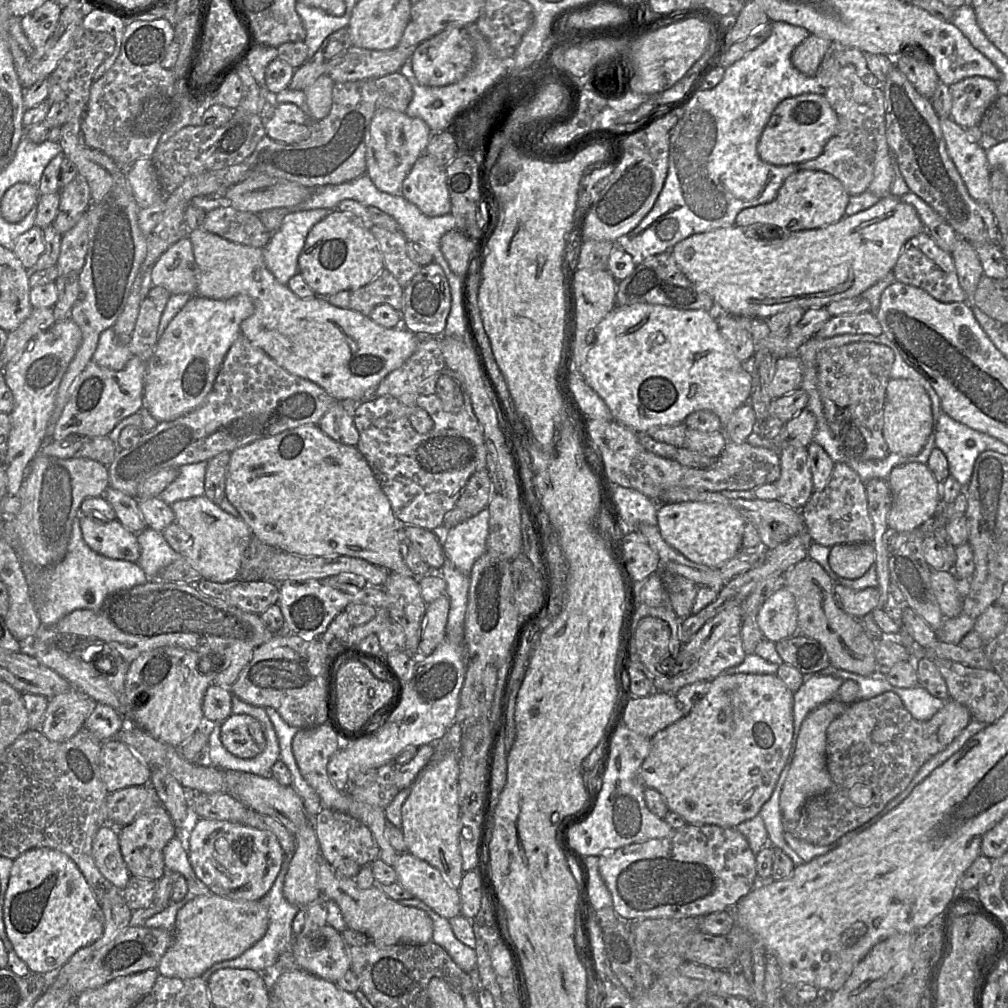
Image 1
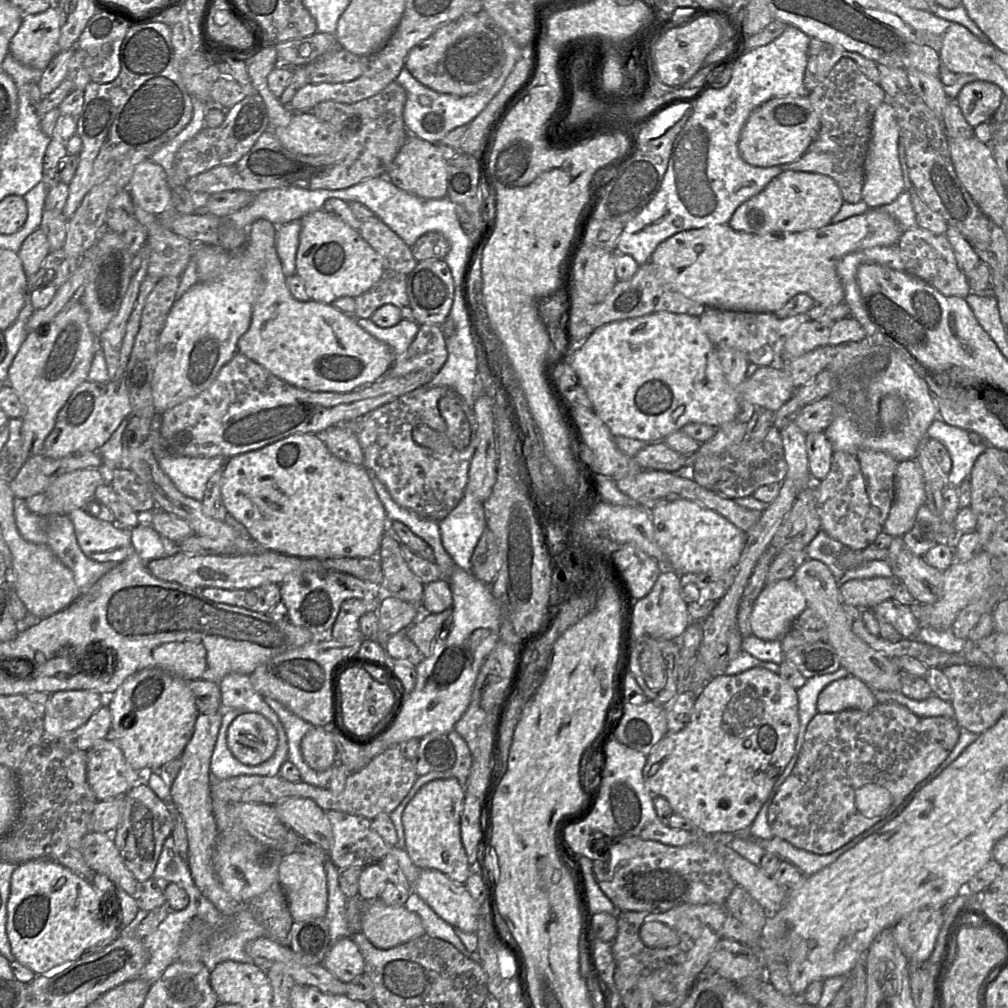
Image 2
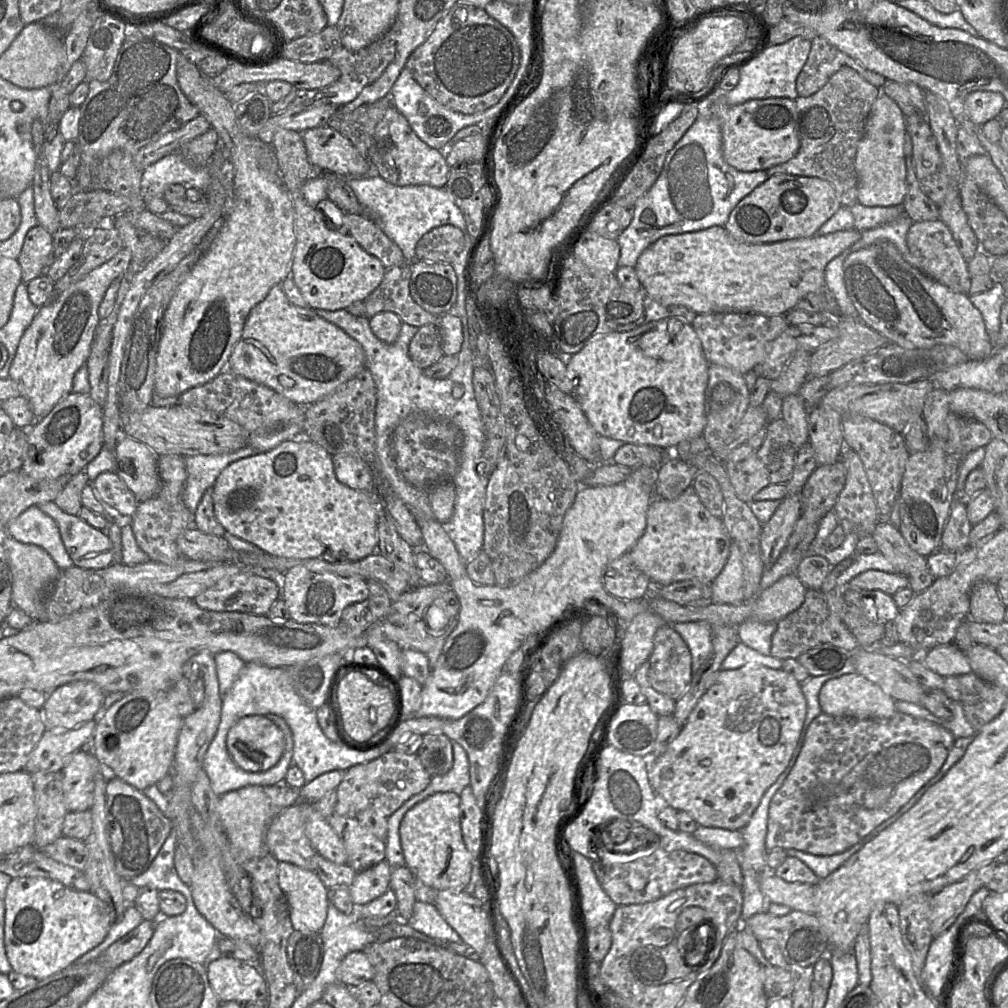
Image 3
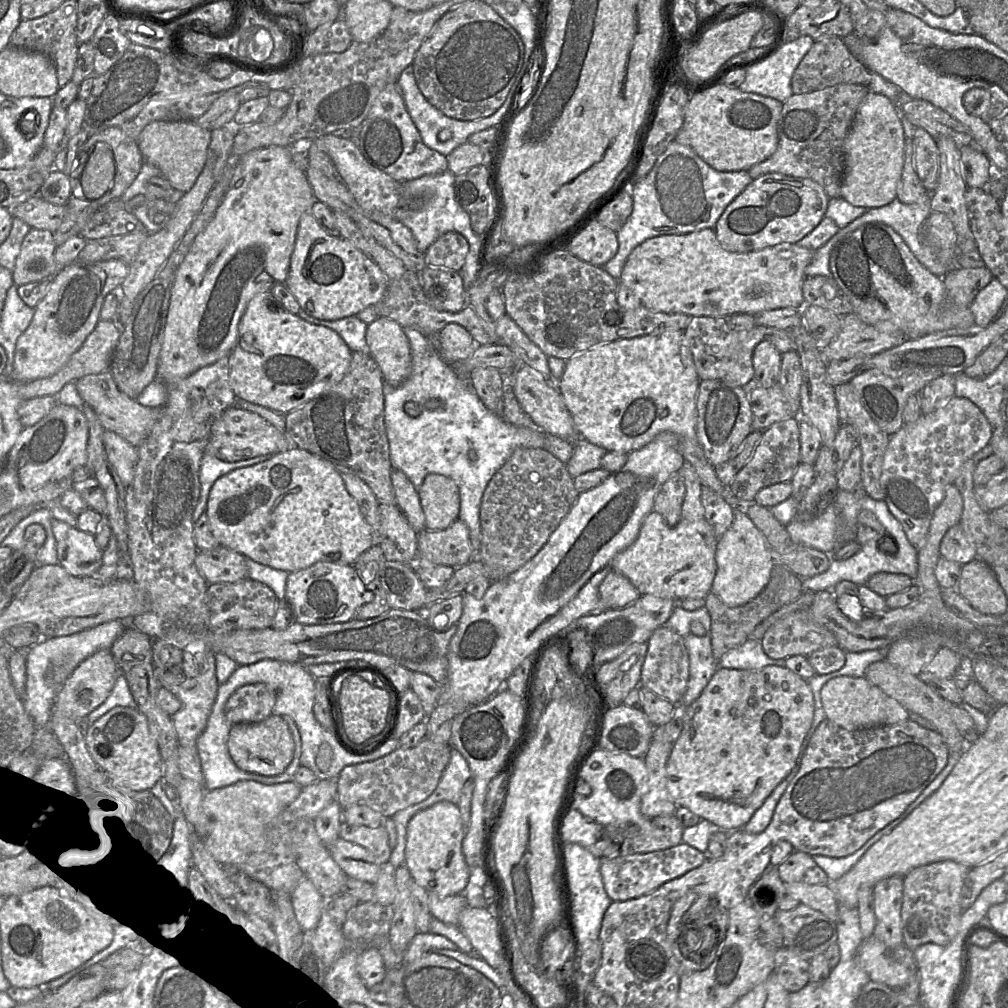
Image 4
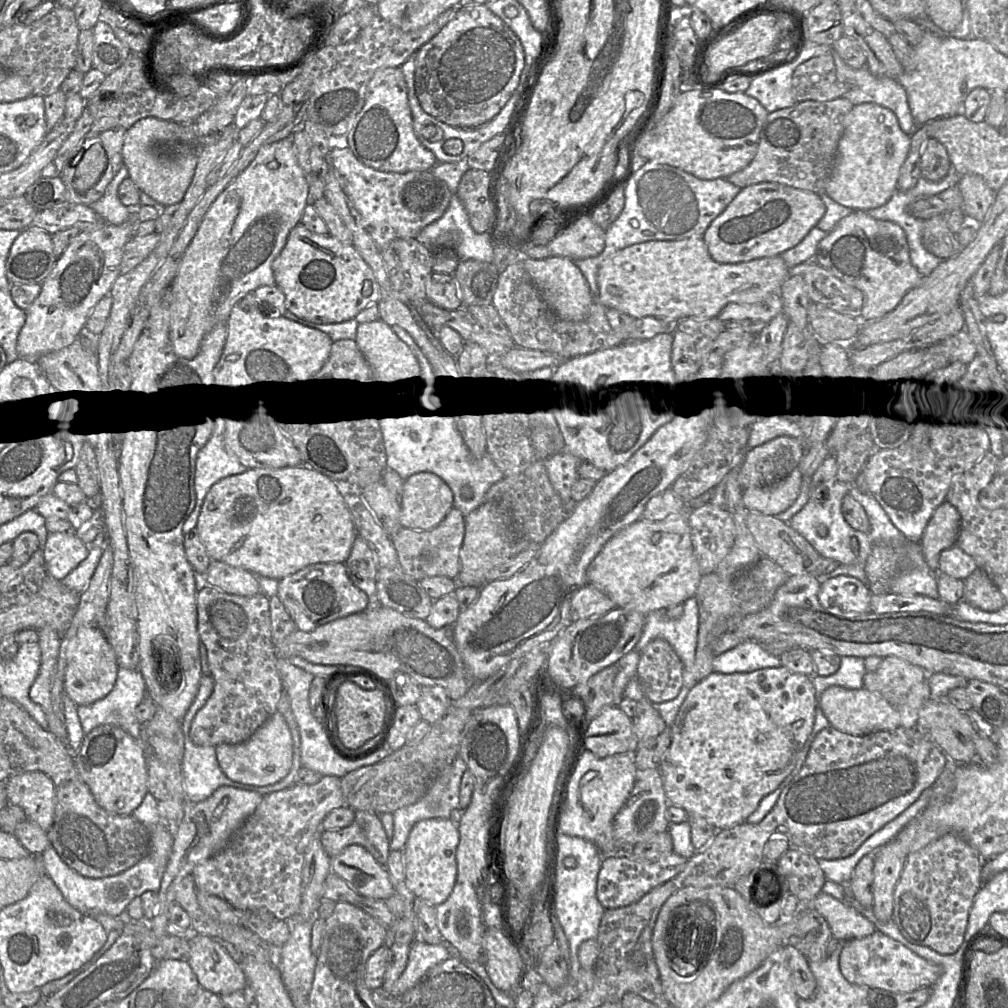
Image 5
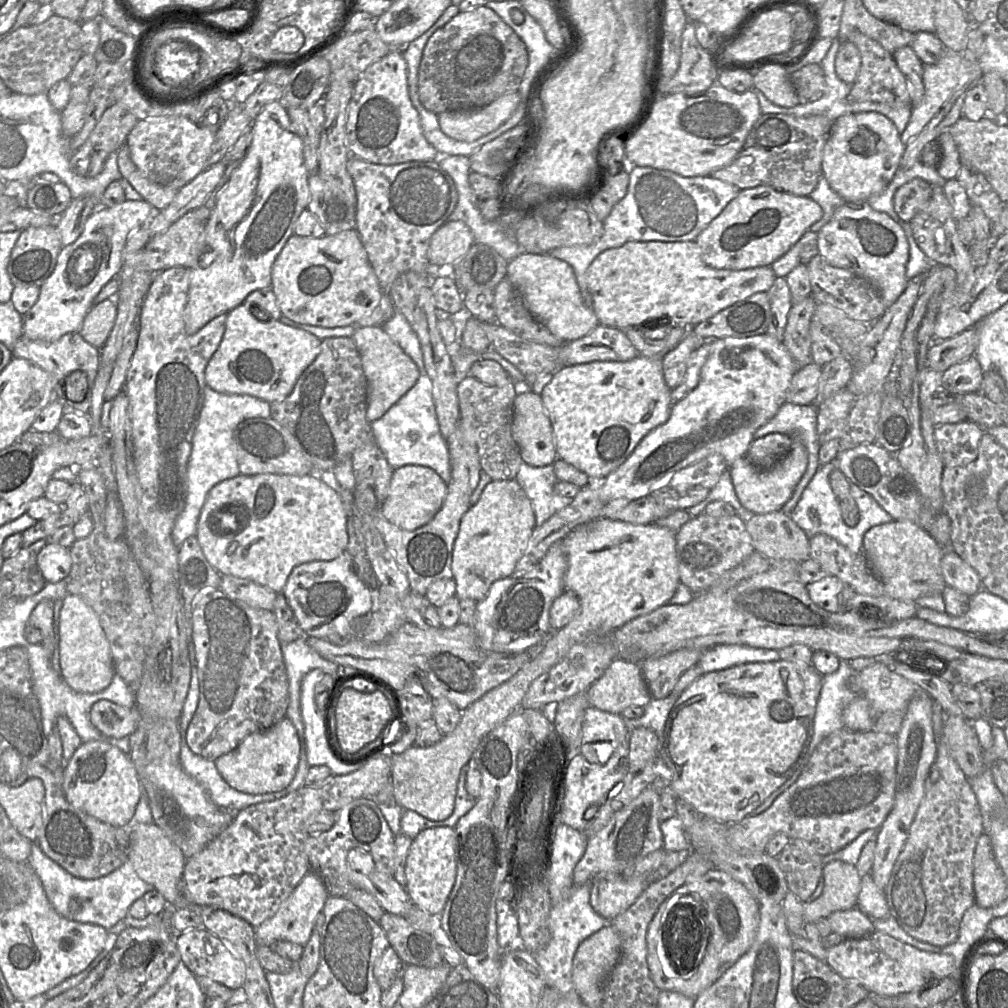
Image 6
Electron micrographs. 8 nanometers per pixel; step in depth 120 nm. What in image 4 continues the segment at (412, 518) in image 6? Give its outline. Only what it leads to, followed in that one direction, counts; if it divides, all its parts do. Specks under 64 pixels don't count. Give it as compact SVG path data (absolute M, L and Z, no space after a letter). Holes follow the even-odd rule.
M429 474L418 489L429 531L442 531L458 519L460 496L457 484L441 474Z

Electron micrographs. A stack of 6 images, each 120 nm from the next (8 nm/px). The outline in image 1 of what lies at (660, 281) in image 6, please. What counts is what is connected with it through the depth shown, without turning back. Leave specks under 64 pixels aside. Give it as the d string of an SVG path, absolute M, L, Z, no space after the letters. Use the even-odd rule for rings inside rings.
M883 197L870 208L844 216L828 226L786 233L774 240L758 240L736 225L697 233L675 244L671 252L686 277L708 293L718 309L737 316L768 319L792 308L821 308L833 301L862 294L893 271L905 243L924 231L915 210L899 197Z

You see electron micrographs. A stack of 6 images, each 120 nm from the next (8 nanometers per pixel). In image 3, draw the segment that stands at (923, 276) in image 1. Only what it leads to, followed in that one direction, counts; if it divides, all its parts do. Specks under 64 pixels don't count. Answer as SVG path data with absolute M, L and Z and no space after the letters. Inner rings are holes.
M940 220L913 222L906 236L910 253L918 260L919 270L952 291L967 294L971 276L949 228Z

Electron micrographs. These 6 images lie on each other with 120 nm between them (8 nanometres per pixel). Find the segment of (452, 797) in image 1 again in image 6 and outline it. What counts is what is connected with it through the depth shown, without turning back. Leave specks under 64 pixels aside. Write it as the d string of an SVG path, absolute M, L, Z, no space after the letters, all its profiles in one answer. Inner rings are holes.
M432 827L412 839L405 864L405 889L415 906L433 916L440 916L456 878L456 834L452 827Z

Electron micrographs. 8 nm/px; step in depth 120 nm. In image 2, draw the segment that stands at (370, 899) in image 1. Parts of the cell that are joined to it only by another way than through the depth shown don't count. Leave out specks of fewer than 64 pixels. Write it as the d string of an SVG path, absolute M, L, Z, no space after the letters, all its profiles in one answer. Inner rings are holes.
M379 898L367 901L361 932L378 949L387 950L423 936L421 918L402 907L384 904Z

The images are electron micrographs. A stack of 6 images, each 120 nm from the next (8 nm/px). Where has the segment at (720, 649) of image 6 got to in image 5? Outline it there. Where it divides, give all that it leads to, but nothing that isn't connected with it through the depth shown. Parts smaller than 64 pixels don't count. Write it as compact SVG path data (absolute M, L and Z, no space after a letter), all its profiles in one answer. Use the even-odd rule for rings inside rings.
M746 640L736 647L716 655L712 662L713 672L732 674L780 667L780 658L769 653L762 644Z

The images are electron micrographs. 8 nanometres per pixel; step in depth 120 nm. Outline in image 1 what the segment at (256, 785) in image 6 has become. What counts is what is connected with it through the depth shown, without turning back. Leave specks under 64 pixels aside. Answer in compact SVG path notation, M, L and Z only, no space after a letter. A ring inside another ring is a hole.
M231 714L220 726L221 741L234 756L252 759L266 747L263 725L246 714Z

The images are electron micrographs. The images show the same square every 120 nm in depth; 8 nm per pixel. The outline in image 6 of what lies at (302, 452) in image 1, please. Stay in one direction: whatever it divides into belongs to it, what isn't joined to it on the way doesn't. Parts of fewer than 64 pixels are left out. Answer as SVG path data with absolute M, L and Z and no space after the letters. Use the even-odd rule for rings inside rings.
M312 473L304 476L258 474L242 475L226 479L216 484L209 492L200 513L196 532L197 540L208 562L220 575L232 575L249 579L265 586L276 593L282 593L292 570L301 564L312 561L331 561L346 552L348 544L347 518L336 487L329 481L329 474Z

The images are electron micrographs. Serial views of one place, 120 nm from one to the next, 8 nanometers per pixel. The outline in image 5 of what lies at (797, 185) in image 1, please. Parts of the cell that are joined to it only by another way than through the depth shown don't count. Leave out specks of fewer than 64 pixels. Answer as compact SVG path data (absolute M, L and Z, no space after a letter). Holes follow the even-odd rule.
M774 182L741 188L728 207L710 224L703 235L711 258L722 264L735 264L755 259L780 256L798 245L822 219L826 206L819 194Z

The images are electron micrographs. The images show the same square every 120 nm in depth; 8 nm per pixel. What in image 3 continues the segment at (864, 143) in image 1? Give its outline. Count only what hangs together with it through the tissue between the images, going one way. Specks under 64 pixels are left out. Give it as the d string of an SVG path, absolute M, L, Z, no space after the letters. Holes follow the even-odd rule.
M843 66L834 73L828 82L818 92L808 97L797 97L797 131L800 147L797 154L785 163L776 165L767 170L768 176L789 174L803 177L817 177L829 182L835 189L841 206L850 207L857 202L858 179L854 168L857 146L864 135L865 125L871 107L881 94L877 88L865 81L855 70Z

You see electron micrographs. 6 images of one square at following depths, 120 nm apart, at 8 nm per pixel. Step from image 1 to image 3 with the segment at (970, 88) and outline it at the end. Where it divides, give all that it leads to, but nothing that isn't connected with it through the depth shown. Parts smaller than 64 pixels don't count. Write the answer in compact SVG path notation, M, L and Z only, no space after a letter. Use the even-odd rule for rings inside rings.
M975 90L964 99L964 110L968 118L977 125L998 118L1005 106L1005 99L999 92Z

